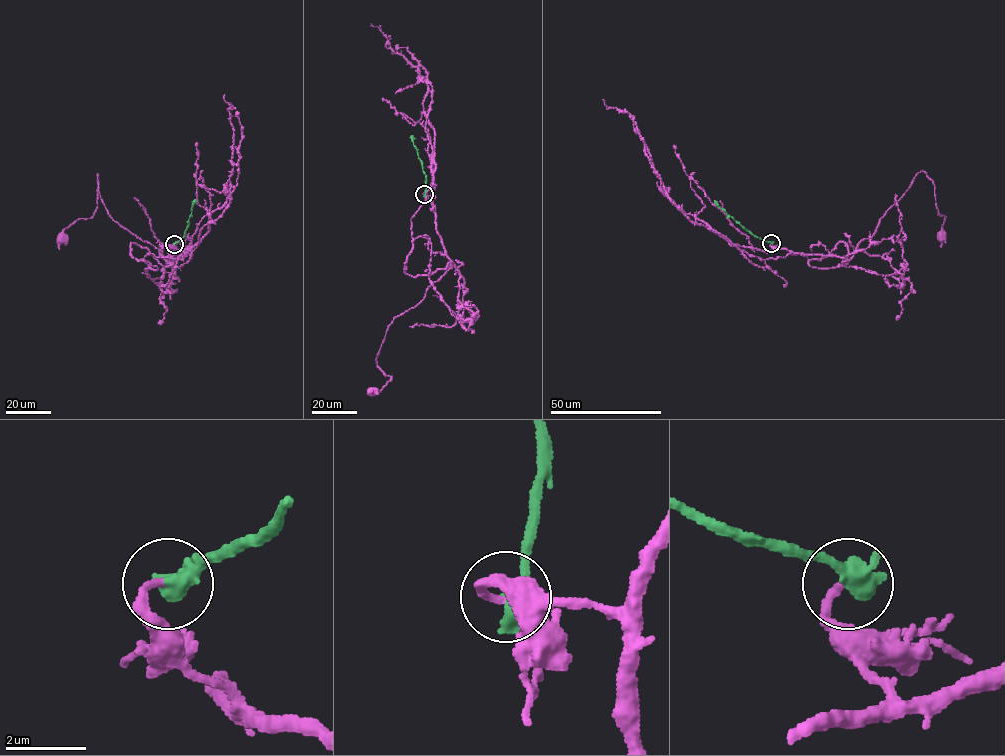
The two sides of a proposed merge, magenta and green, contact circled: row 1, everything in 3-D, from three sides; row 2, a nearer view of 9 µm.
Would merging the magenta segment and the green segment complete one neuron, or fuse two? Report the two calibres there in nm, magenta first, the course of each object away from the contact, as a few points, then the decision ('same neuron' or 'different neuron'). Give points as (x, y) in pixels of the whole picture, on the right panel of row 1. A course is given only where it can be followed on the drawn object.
190/440 nm | magenta via (771, 243), (775, 250), (850, 260), (923, 171), (934, 184), (939, 214), (945, 217), (943, 236) | green via (771, 243), (744, 229), (718, 205) | same neuron

